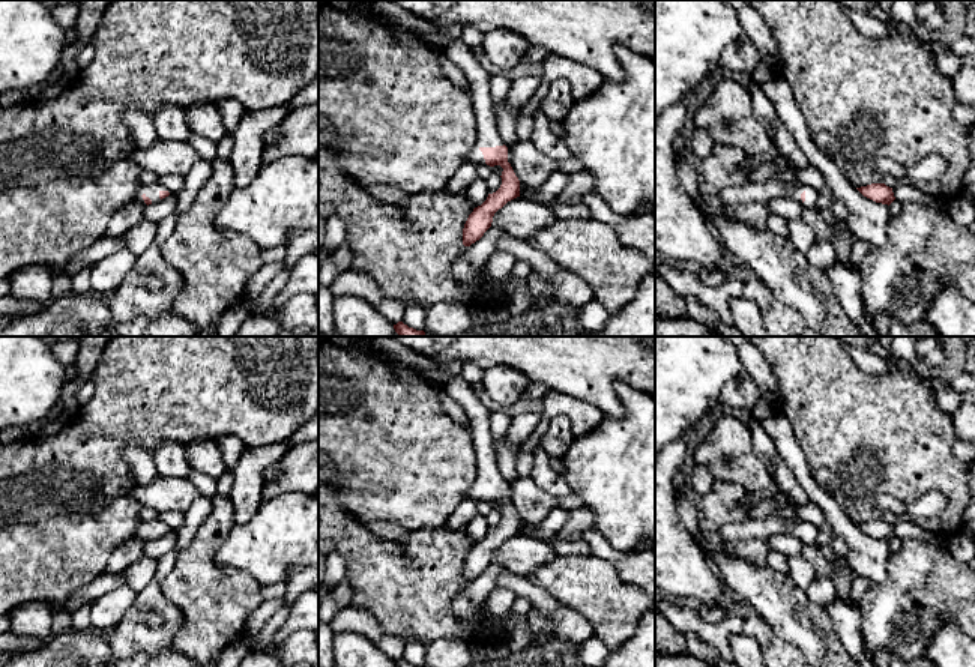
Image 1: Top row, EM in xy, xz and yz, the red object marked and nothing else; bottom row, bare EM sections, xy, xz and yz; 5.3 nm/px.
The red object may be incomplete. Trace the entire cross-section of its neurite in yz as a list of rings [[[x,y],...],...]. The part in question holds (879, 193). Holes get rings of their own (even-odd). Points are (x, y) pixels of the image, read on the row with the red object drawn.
[[[871,183],[867,186],[856,188],[864,197],[882,203],[882,204],[891,204],[895,197],[892,192],[892,188],[886,186],[885,183]]]

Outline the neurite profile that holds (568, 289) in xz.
[[[502,234],[496,245],[497,249],[515,255],[517,261],[527,261],[532,273],[547,279],[553,287],[553,296],[548,302],[571,308],[581,308],[595,299],[592,287],[580,276],[562,269],[544,252],[532,248],[526,240]]]

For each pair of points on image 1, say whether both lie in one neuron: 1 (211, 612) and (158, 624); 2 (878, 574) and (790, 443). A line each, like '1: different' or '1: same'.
1: different
2: same

